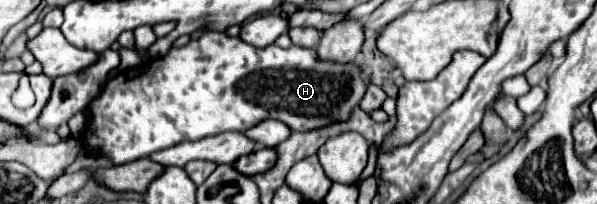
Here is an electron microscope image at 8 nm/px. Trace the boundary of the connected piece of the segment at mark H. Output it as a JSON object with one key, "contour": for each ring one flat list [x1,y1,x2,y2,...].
{"contour":[[207,32,199,40,191,40,181,48,171,48,165,56,111,78,103,92,87,106,89,124,85,142,89,150,99,148,113,158,113,164,125,164,175,146,175,142,201,140,223,132,245,132,265,118,285,122,291,130,317,130,327,124,349,120,369,84,369,78,363,76,357,62,327,62,321,60,315,50,301,46,291,46,287,50,275,44,255,48,239,36,233,38,225,32]]}

